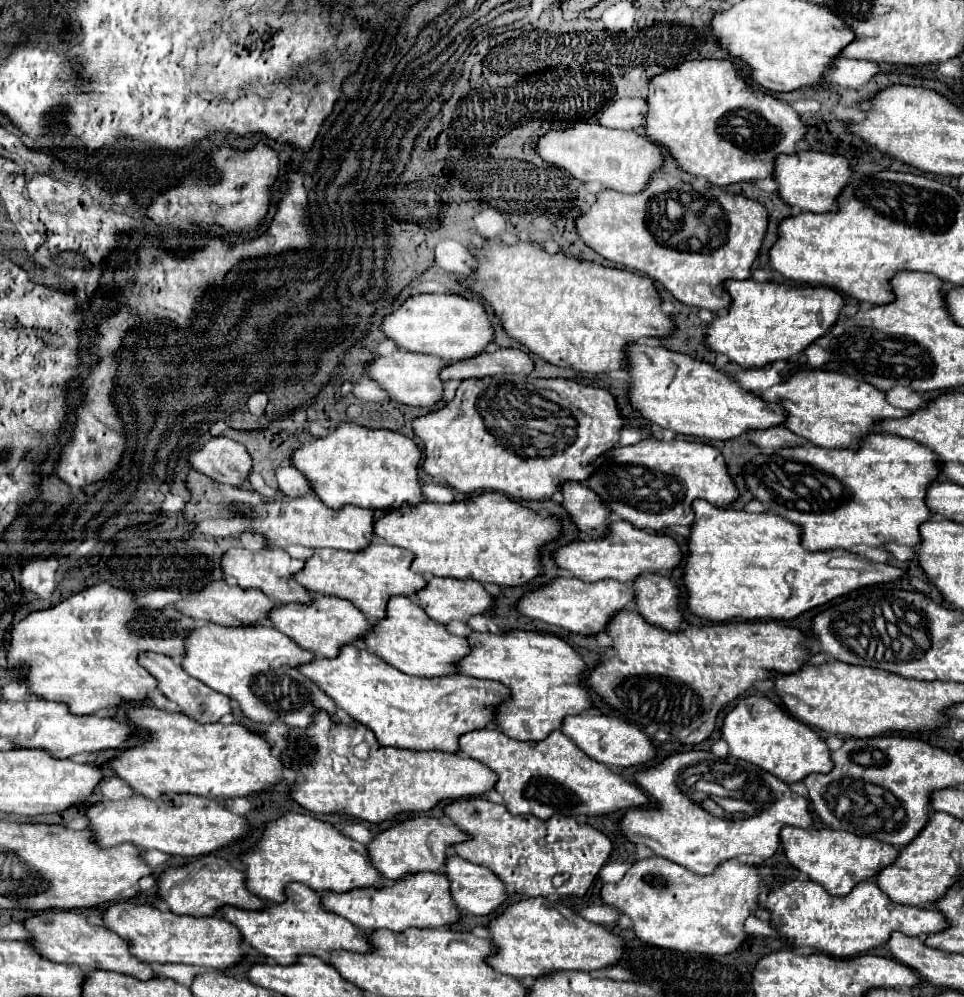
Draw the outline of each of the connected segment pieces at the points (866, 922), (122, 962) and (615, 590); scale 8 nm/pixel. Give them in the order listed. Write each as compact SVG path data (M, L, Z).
M788 879L768 893L766 909L770 911L772 923L782 923L780 933L796 947L812 947L834 957L856 957L866 953L884 945L894 931L920 937L948 929L948 921L940 911L932 907L898 905L890 901L874 881L858 883L846 897L834 897L814 881Z
M42 911L30 917L24 927L32 933L32 945L44 953L44 957L56 961L56 963L72 963L82 969L106 969L124 973L130 977L136 977L138 981L150 981L154 977L160 977L148 963L136 959L130 953L128 941L124 941L120 935L110 933L106 927L90 925L88 919L74 911Z
M558 577L550 585L526 593L520 603L518 611L530 619L538 619L556 627L562 627L572 633L582 635L598 635L606 633L608 621L622 609L634 609L634 585L620 583L620 581L598 581L598 583L584 583L580 579L566 579Z

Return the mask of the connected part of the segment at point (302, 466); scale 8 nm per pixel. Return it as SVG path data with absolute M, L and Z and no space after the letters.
M342 423L328 437L318 437L312 443L300 445L296 449L296 453L292 455L294 467L308 477L314 493L330 509L342 509L344 505L358 505L358 507L382 509L382 511L400 509L402 505L414 507L418 503L426 501L422 487L420 487L420 475L418 475L420 459L422 459L422 451L412 439L408 439L396 431L366 429L366 427L352 425L352 423Z

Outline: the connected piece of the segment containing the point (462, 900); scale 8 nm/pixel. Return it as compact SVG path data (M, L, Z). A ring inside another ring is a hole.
M448 857L446 861L446 877L450 881L450 889L452 889L452 899L456 901L456 905L472 915L492 915L500 909L500 905L508 899L506 893L506 885L486 867L474 865L470 861L464 861L462 857Z

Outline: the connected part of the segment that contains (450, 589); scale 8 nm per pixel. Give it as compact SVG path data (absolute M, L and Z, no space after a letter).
M434 577L432 581L428 581L426 589L422 589L420 593L416 593L416 601L420 603L420 607L434 621L440 621L442 625L446 625L450 621L468 623L470 617L474 617L474 615L486 615L494 607L494 597L484 589L482 583L476 583L472 579L460 579L458 581L458 579Z

